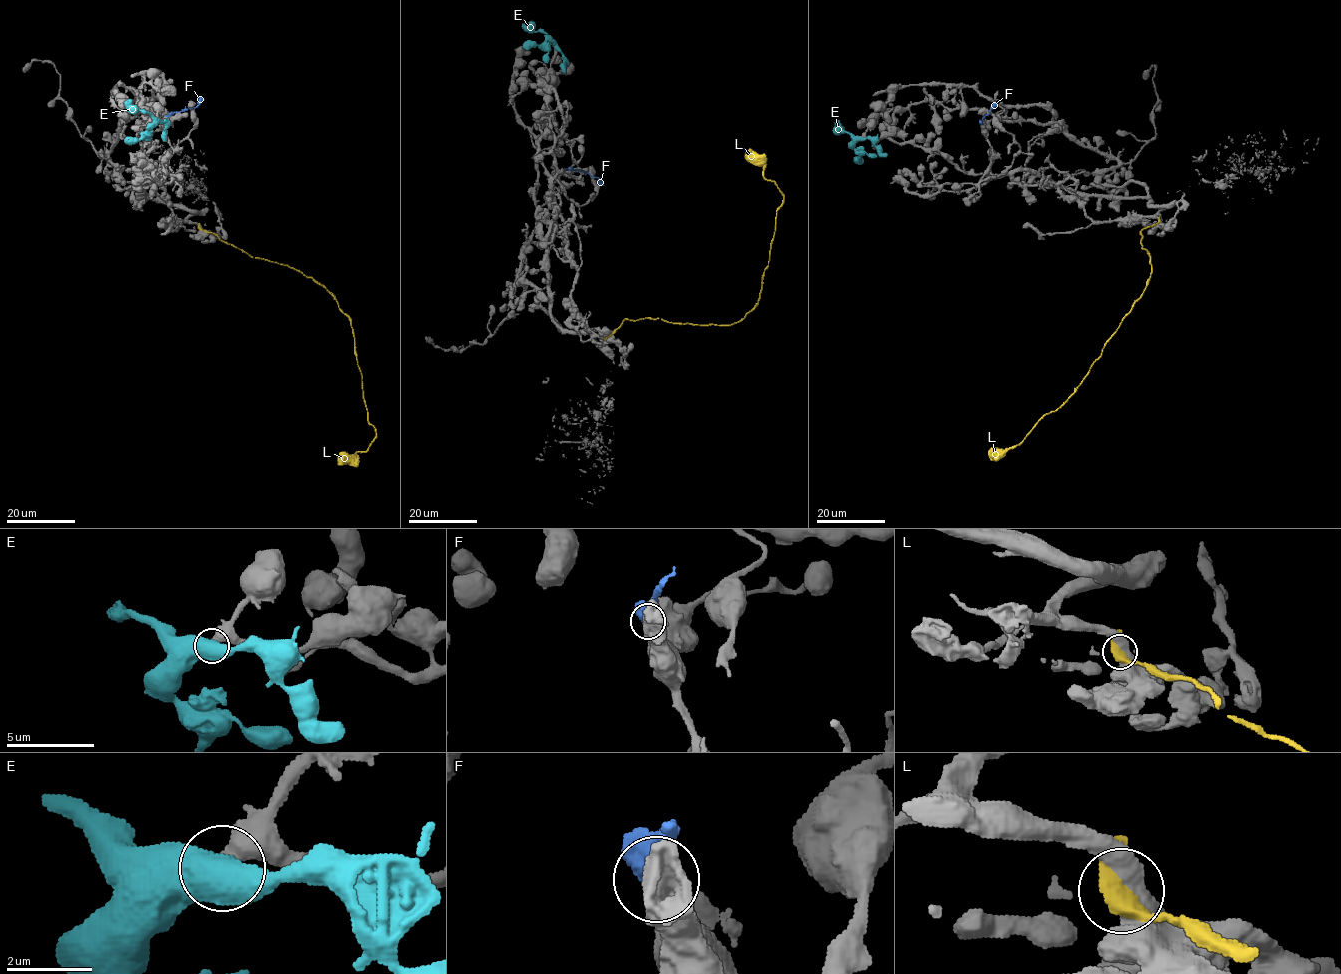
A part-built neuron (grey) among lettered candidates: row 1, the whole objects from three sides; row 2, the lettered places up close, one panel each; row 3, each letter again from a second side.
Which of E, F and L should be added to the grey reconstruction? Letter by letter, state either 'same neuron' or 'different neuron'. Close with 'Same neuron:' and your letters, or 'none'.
E: same neuron
F: different neuron
L: different neuron
Same neuron: E

